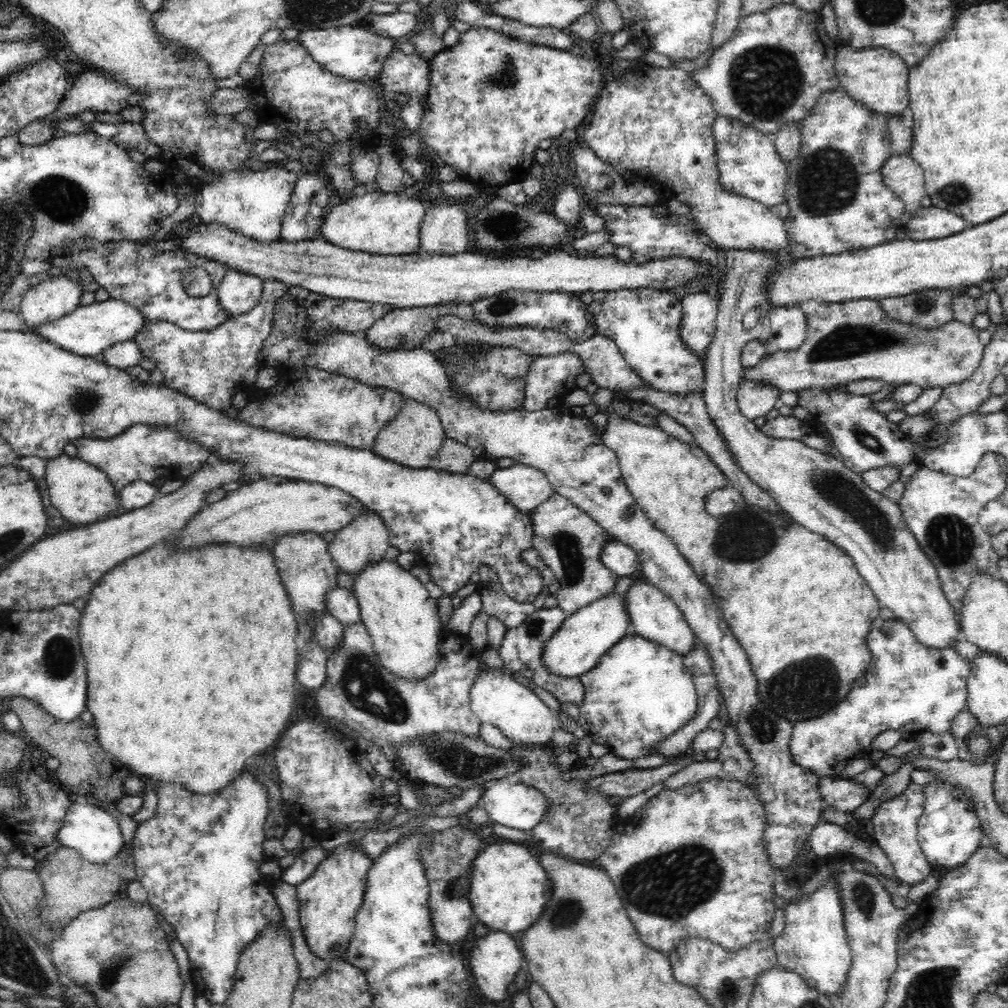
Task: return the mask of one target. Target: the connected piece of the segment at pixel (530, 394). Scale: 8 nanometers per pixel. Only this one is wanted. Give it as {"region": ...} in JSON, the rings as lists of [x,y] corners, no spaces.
{"region":[[[562,350],[560,354],[548,356],[525,354],[525,352],[524,355],[530,358],[528,374],[524,376],[524,410],[531,412],[543,410],[548,406],[550,398],[561,399],[577,388],[576,378],[583,372],[583,359],[579,357],[579,354],[574,354],[571,350]]]}

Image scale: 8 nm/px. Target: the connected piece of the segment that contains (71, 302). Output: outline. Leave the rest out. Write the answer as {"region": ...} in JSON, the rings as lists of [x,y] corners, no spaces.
{"region":[[[64,276],[48,278],[26,290],[19,313],[27,328],[38,326],[42,322],[54,322],[54,320],[70,314],[79,305],[80,295],[82,295],[82,288],[78,286],[76,280],[70,280]]]}

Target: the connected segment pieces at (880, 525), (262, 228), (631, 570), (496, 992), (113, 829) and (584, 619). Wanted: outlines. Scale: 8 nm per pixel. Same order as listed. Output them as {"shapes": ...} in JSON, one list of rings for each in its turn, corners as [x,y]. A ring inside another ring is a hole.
{"shapes":[[[[726,250],[726,270],[723,280],[722,293],[719,297],[717,321],[714,338],[708,346],[704,356],[705,361],[705,386],[703,399],[705,401],[710,419],[717,426],[720,435],[726,439],[733,457],[738,462],[740,469],[758,487],[764,489],[780,508],[784,509],[793,520],[816,534],[821,534],[852,557],[860,576],[873,590],[880,604],[890,608],[898,621],[902,621],[912,629],[912,634],[918,642],[931,649],[948,649],[963,639],[960,625],[960,616],[948,602],[943,587],[940,586],[939,575],[934,562],[928,559],[920,544],[914,539],[914,534],[907,529],[901,508],[889,501],[882,492],[876,492],[864,483],[862,474],[848,468],[847,464],[828,452],[820,452],[804,445],[796,439],[772,439],[764,435],[753,421],[746,419],[737,406],[737,390],[739,389],[744,365],[741,363],[742,349],[752,340],[764,340],[768,330],[764,330],[764,315],[773,307],[770,306],[768,297],[765,296],[765,279],[775,266],[775,256],[770,250]],[[752,308],[759,308],[759,321],[756,328],[746,330],[742,318]]],[[[282,166],[264,170],[232,170],[212,184],[197,188],[194,196],[195,214],[200,220],[215,220],[228,229],[260,242],[278,241],[284,213],[299,175]]],[[[616,541],[606,542],[601,552],[600,560],[611,572],[621,576],[640,576],[641,562],[637,553],[626,543]]],[[[490,930],[485,936],[476,937],[474,942],[470,942],[470,970],[476,980],[476,986],[480,989],[482,995],[489,1000],[506,1000],[506,986],[512,984],[514,976],[524,961],[522,950],[516,946],[514,938],[498,932],[498,930]]],[[[77,800],[69,806],[57,837],[60,844],[77,850],[88,862],[104,864],[112,860],[120,852],[121,846],[124,846],[124,838],[118,824],[120,824],[118,818],[110,812],[100,809],[97,805]]],[[[612,592],[602,598],[596,598],[594,602],[588,603],[588,606],[576,610],[574,614],[567,615],[560,628],[543,646],[543,662],[547,670],[562,678],[580,676],[592,670],[607,650],[632,631],[631,619],[627,613],[626,594],[622,597]]]]}

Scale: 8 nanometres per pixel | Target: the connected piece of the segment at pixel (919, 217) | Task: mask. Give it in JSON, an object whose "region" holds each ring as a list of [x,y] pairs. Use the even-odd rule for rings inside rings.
{"region":[[[921,207],[904,226],[907,238],[910,239],[938,239],[948,235],[958,234],[967,229],[968,224],[960,215],[939,207]]]}

